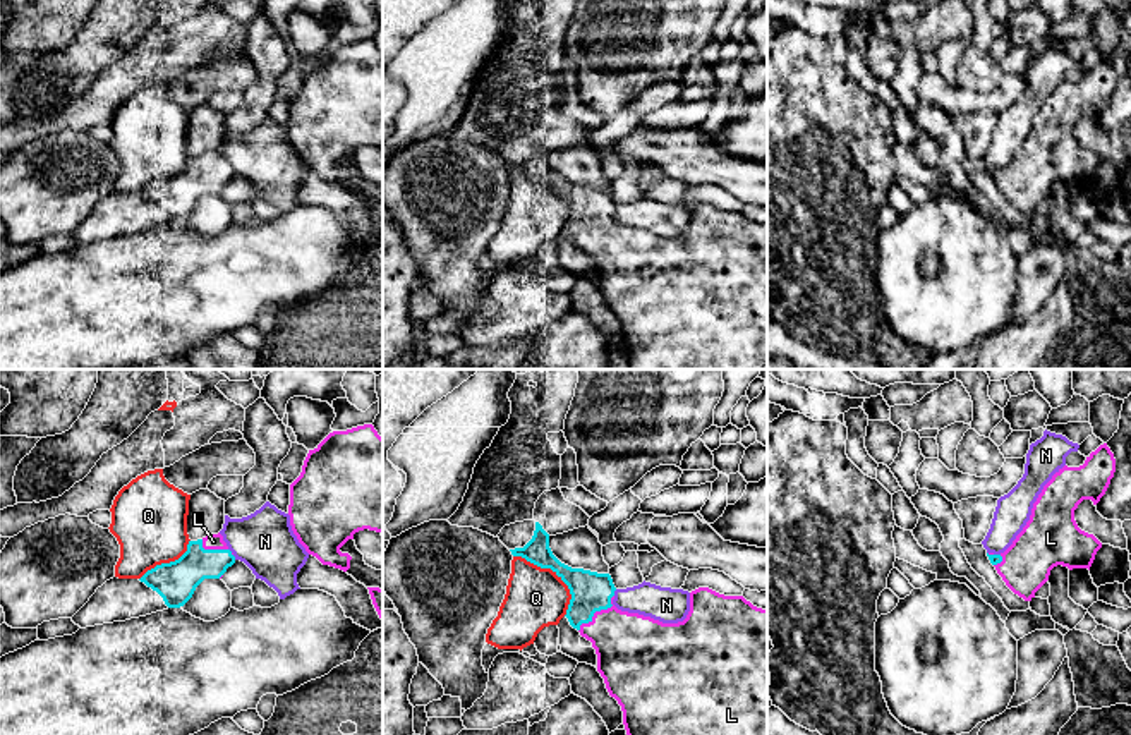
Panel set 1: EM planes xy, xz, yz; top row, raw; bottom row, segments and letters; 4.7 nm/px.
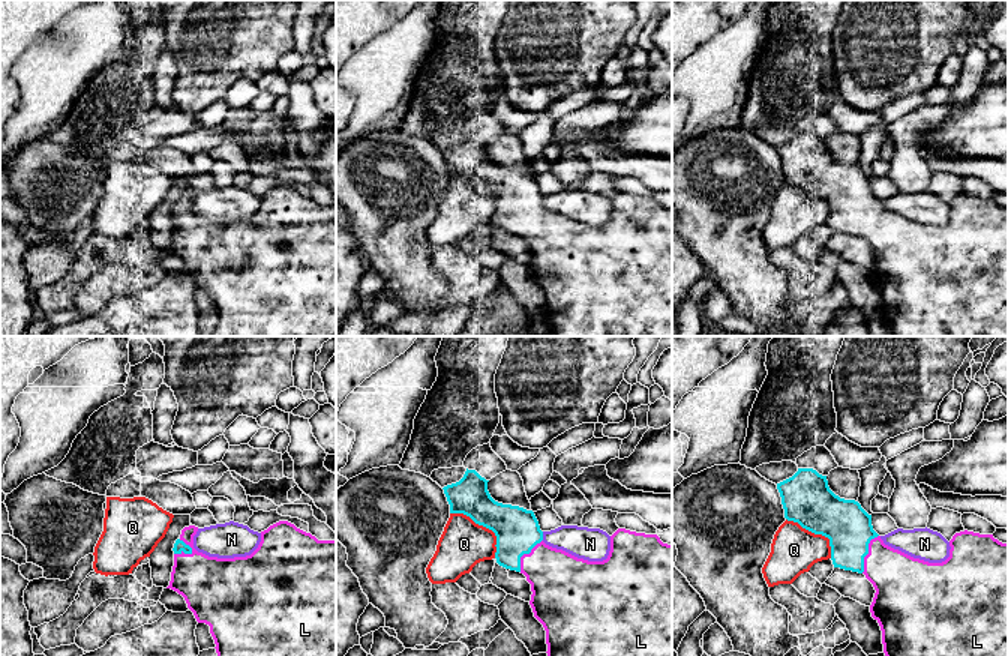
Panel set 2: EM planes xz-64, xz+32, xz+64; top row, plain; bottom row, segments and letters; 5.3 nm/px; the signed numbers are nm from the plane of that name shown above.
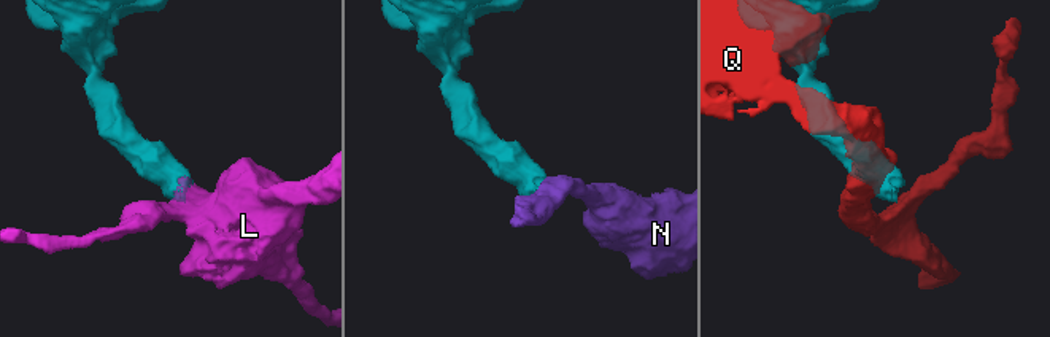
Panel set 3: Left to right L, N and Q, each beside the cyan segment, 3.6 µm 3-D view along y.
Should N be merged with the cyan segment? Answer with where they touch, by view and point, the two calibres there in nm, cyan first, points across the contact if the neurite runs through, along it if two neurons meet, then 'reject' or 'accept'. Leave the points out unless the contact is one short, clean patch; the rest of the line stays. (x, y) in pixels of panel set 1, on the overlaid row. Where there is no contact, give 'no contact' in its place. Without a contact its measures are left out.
meets cyan in xz at (613, 593); 190 nm thick on the cyan side, 160 nm on the other; border along xz (616, 589), (613, 595); reject

